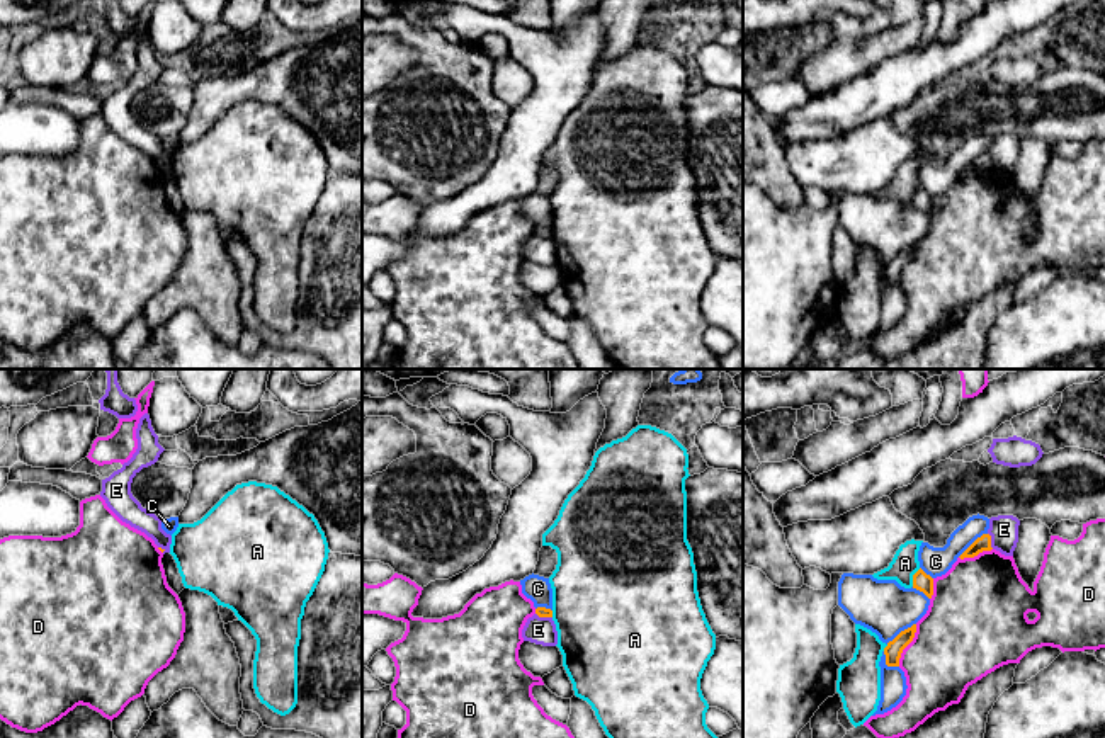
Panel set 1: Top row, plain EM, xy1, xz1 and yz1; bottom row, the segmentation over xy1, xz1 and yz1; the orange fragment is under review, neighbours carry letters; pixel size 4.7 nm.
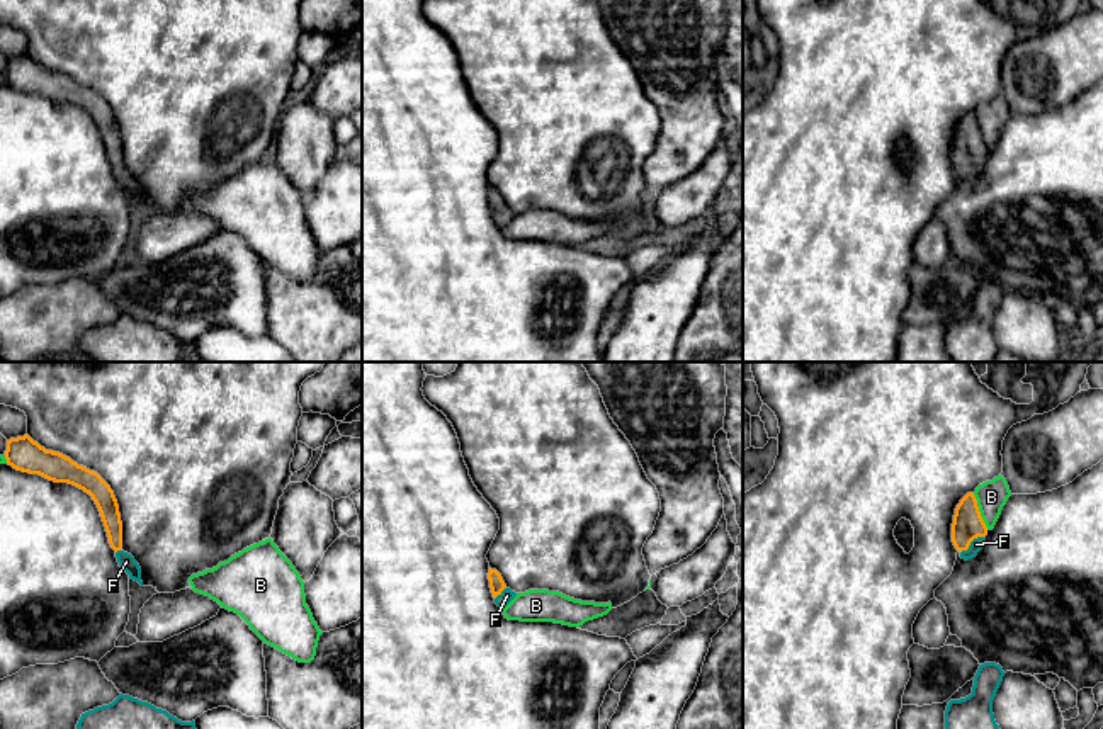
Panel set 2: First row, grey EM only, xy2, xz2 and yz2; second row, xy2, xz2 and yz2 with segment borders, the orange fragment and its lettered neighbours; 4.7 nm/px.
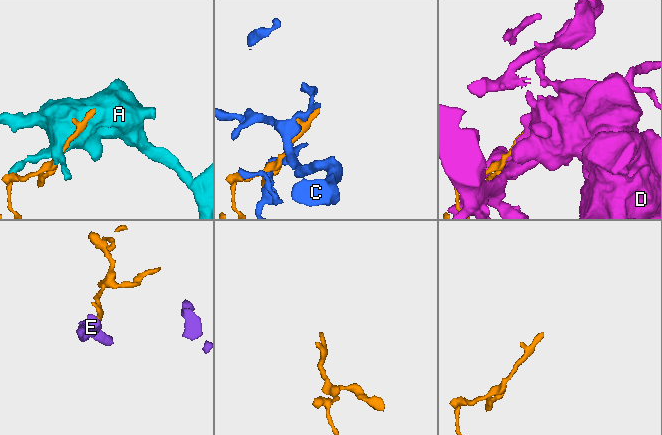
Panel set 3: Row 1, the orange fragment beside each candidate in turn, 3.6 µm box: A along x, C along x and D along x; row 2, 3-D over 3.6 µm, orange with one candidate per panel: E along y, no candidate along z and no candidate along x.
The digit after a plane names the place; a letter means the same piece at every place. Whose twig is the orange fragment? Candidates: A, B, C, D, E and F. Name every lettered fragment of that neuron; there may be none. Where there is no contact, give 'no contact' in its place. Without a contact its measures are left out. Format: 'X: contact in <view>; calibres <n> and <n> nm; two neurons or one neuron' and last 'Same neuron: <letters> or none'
A: contact in yz1; calibres 90 and 130 nm; two neurons
B: contact in yz2; calibres 140 and 150 nm; two neurons
C: contact in yz1; calibres 70 and 140 nm; two neurons
D: contact in yz1; calibres 80 and 420 nm; two neurons
E: contact in yz1; calibres 70 and 140 nm; two neurons
F: contact in yz2; calibres 140 and 60 nm; one neuron
Same neuron: F

